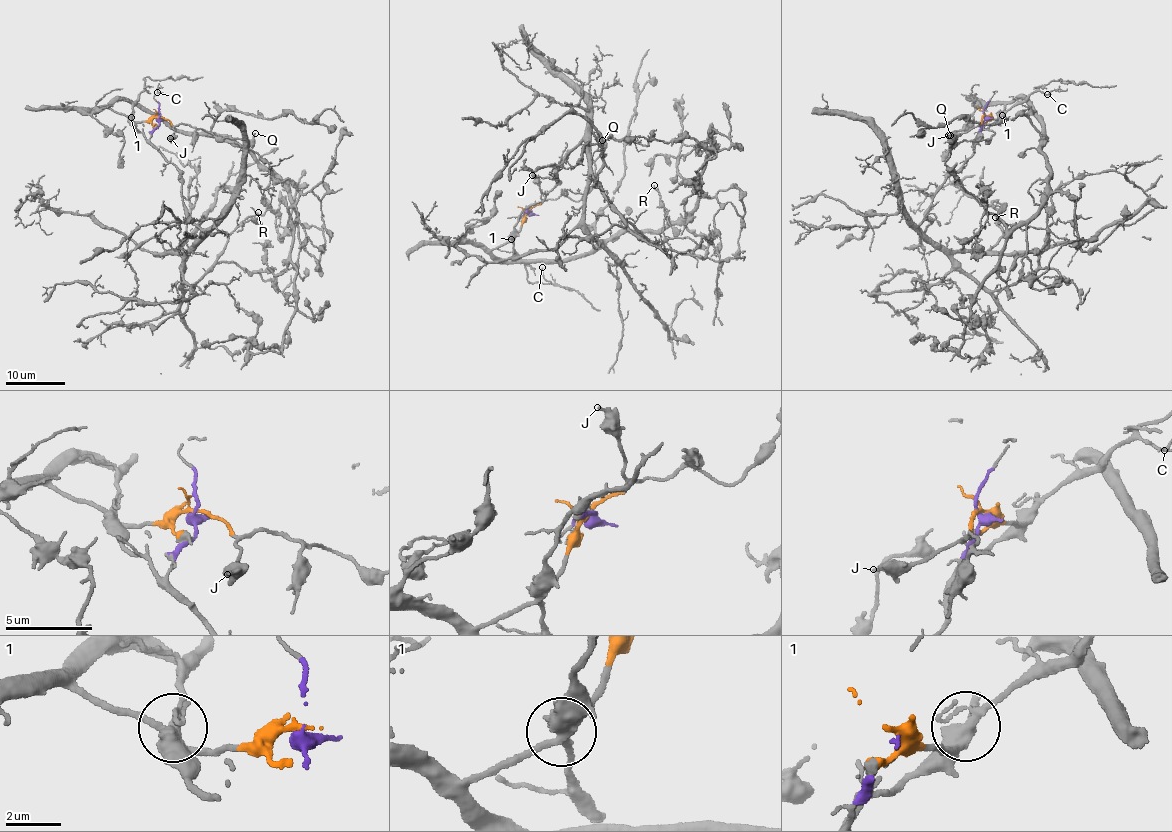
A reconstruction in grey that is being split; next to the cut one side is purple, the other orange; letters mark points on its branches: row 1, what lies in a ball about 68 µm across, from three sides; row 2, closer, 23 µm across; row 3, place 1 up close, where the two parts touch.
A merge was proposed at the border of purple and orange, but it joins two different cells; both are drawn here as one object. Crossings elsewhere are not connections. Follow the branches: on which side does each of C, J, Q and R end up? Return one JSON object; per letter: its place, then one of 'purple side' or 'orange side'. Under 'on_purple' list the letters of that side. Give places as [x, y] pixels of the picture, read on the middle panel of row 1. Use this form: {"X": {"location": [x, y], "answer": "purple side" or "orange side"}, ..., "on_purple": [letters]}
{"C": {"location": [542, 267], "answer": "purple side"}, "J": {"location": [532, 175], "answer": "orange side"}, "Q": {"location": [602, 140], "answer": "orange side"}, "R": {"location": [654, 185], "answer": "purple side"}, "on_purple": ["C", "R"]}

